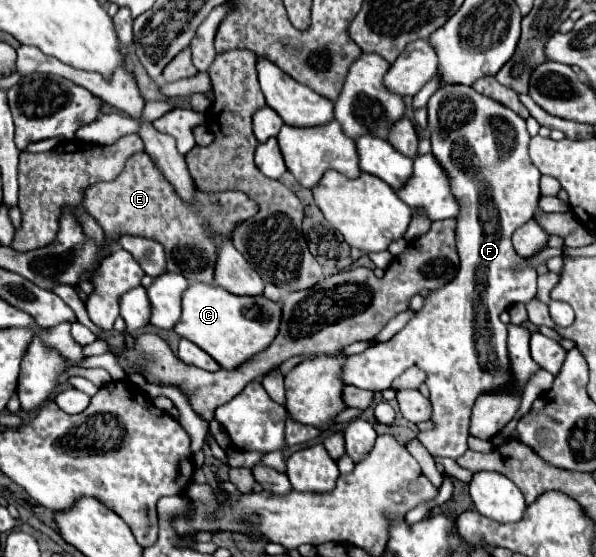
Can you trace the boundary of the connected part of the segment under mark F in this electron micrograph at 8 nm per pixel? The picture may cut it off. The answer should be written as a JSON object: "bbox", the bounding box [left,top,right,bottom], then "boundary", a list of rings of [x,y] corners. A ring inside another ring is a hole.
{"bbox":[341,86,539,460],"boundary":[[[441,86],[427,104],[429,110],[429,138],[431,138],[431,154],[437,158],[441,168],[445,170],[451,194],[459,204],[459,214],[455,216],[455,238],[459,250],[459,272],[457,276],[425,296],[423,308],[405,324],[401,332],[397,332],[387,344],[371,346],[369,350],[347,356],[341,366],[341,382],[345,386],[355,386],[361,390],[383,392],[391,386],[391,382],[411,364],[419,366],[427,372],[427,386],[431,390],[431,422],[433,430],[421,432],[417,440],[433,454],[433,456],[449,456],[457,460],[467,450],[467,424],[471,416],[471,408],[475,400],[485,392],[501,392],[509,388],[511,362],[507,352],[507,326],[499,320],[499,314],[516,303],[527,303],[537,294],[537,270],[517,252],[513,250],[511,236],[533,218],[539,202],[539,170],[533,166],[527,146],[529,134],[525,128],[525,120],[515,116],[509,108],[497,104],[495,100],[485,98],[475,92],[471,86]],[[493,184],[493,214],[491,214],[491,186]],[[481,308],[481,312],[479,312]]]}

